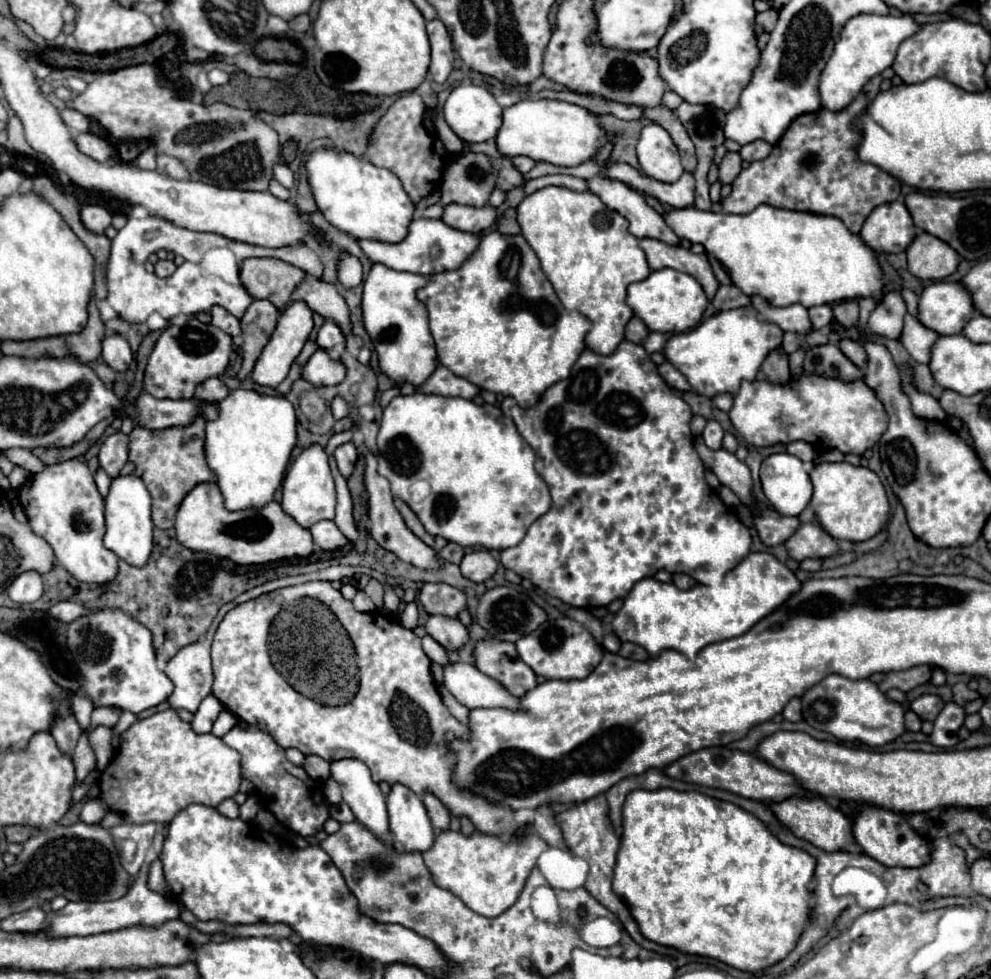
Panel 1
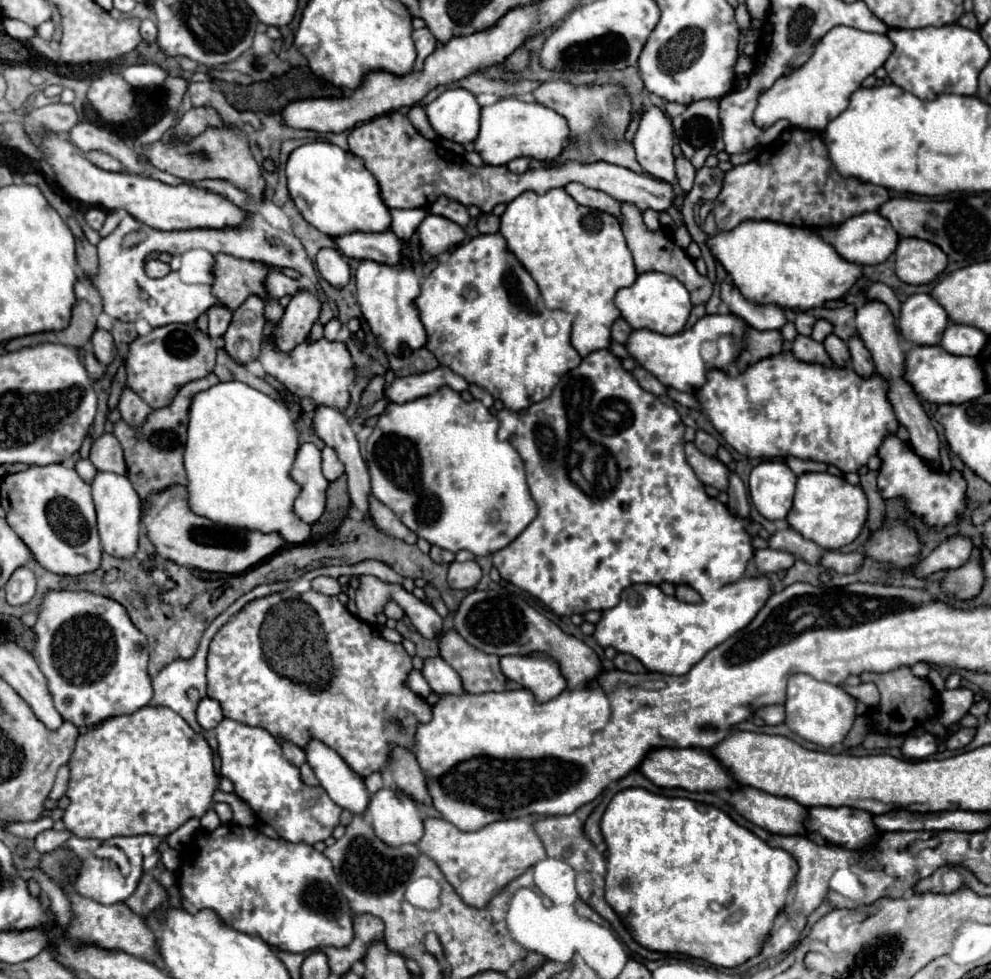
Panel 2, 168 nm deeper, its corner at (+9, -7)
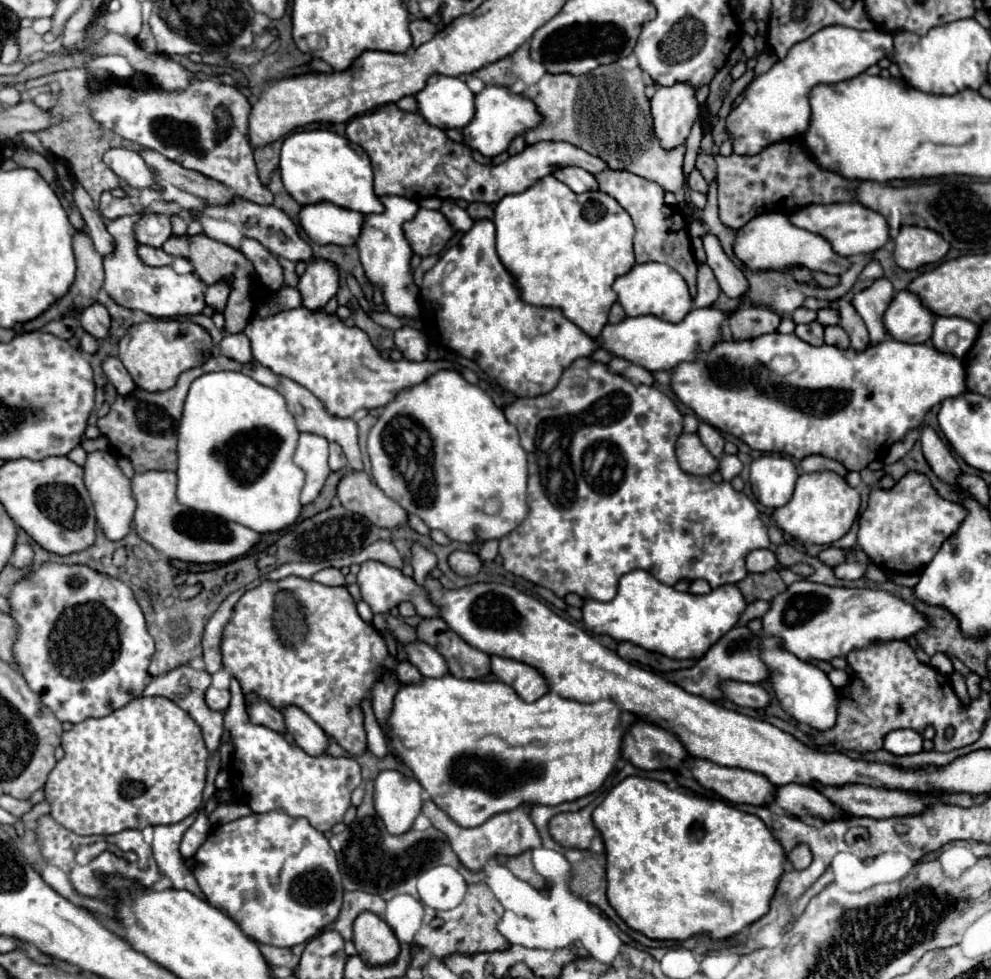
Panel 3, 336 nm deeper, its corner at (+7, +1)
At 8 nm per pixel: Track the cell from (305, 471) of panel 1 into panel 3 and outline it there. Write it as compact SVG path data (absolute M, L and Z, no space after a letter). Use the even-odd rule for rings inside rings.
M300 433L300 441L294 453L294 463L306 473L306 485L302 489L300 503L312 503L324 487L330 475L328 467L328 441L314 433Z

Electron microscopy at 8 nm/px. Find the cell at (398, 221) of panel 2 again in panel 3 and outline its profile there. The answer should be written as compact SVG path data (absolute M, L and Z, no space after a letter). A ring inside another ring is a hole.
M380 197L380 201L386 207L384 213L364 217L364 227L356 243L360 251L360 261L368 281L382 291L388 313L400 319L418 319L420 317L418 287L412 277L412 267L410 267L412 247L404 237L404 223L412 221L412 217L416 217L420 207L416 201L408 201L406 197Z

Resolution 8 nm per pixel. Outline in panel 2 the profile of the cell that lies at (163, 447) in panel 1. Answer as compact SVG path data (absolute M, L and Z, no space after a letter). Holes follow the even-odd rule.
M208 373L202 379L186 383L174 397L174 401L168 407L152 411L146 421L140 427L128 425L124 419L114 423L112 435L120 441L120 447L124 451L124 459L128 465L128 479L140 499L146 499L150 493L156 493L158 489L166 489L166 485L186 485L186 473L182 465L182 453L186 445L186 427L188 427L188 409L190 401L196 393L216 385L220 379L216 373Z

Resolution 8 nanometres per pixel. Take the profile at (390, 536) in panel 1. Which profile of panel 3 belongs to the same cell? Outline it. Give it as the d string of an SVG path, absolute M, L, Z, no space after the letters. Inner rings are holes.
M258 361L246 363L246 365L244 365L244 369L242 369L242 373L244 373L244 375L248 375L248 377L252 377L252 379L256 379L258 383L262 383L262 385L266 385L266 387L276 389L276 391L278 391L278 393L286 399L288 409L290 409L290 413L292 413L292 415L294 415L294 419L296 419L298 431L306 431L306 433L314 433L314 435L322 435L322 437L326 437L328 441L338 443L338 445L342 447L342 451L344 451L346 459L348 459L348 465L350 465L352 469L360 469L360 471L364 469L364 467L362 467L360 447L358 447L358 429L356 429L356 421L354 421L354 419L344 419L344 417L330 415L330 413L326 411L324 403L322 403L318 397L314 397L308 389L304 389L302 385L294 383L294 381L292 381L292 379L288 379L288 377L282 377L282 375L272 373L268 367L260 365Z

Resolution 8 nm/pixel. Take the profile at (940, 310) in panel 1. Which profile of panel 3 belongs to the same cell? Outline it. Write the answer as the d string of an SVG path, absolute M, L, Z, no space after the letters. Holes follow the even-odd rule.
M900 291L884 313L884 327L896 341L904 343L930 341L932 321L936 321L936 315L928 313L928 309L908 291Z

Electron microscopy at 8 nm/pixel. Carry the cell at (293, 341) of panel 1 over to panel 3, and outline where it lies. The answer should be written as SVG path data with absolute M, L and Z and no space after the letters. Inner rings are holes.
M312 259L306 273L300 277L298 291L302 295L302 305L310 311L318 311L336 295L338 271L328 261Z

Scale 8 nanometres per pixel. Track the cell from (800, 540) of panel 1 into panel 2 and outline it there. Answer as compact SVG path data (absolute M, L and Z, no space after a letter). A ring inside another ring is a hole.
M758 549L754 555L754 563L762 575L788 569L788 567L792 567L794 561L796 561L796 557L792 553L776 551L776 549Z

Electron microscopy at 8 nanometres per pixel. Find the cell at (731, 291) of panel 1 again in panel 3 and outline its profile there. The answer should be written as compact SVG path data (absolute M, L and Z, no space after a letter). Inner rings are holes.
M700 153L696 159L696 169L702 173L702 177L712 183L716 179L716 161L712 155L708 153Z

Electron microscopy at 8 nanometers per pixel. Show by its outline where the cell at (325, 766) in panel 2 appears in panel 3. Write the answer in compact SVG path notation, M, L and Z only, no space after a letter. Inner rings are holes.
M288 707L288 709L284 709L282 715L286 721L288 733L294 737L294 741L300 749L304 749L312 757L328 755L328 745L330 745L328 735L302 709Z

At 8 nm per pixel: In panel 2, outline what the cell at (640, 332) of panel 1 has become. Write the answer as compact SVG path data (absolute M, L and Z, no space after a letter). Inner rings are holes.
M620 317L620 319L616 319L614 325L612 325L612 339L618 341L618 343L626 343L630 331L632 331L632 327Z

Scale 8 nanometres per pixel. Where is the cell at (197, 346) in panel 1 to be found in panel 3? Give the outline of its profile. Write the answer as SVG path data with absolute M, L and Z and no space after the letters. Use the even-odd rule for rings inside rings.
M152 319L146 323L132 325L120 339L120 361L132 375L136 387L158 393L176 385L180 373L204 365L214 355L214 343L210 333L194 321L174 319Z

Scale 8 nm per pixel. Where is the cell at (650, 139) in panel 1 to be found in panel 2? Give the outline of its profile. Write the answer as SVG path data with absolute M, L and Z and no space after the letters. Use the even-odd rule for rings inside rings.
M650 107L634 135L638 163L654 177L674 183L674 129L672 121L660 107Z

